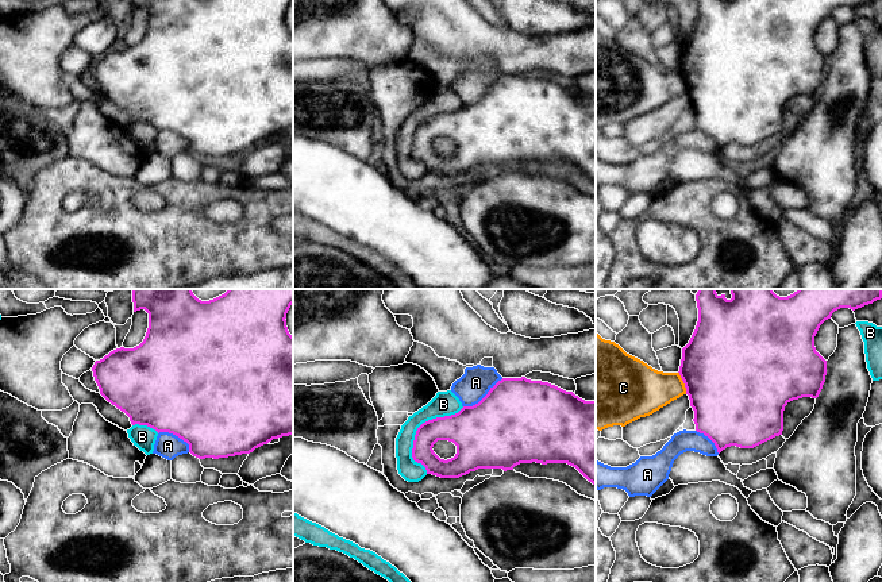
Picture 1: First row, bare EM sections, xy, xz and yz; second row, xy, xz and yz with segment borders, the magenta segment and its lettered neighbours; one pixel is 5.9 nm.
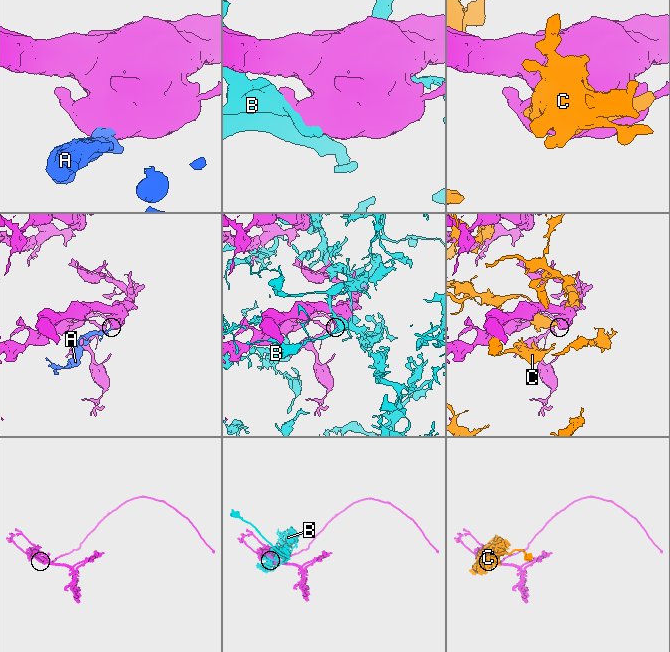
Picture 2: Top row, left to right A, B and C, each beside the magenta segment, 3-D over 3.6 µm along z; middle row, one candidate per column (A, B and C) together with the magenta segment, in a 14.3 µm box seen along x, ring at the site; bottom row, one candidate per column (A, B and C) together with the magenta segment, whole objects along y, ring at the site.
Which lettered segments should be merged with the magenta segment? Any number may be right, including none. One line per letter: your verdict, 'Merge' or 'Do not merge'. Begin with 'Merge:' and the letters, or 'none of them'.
Merge: none of them
A: Do not merge
B: Do not merge
C: Do not merge

